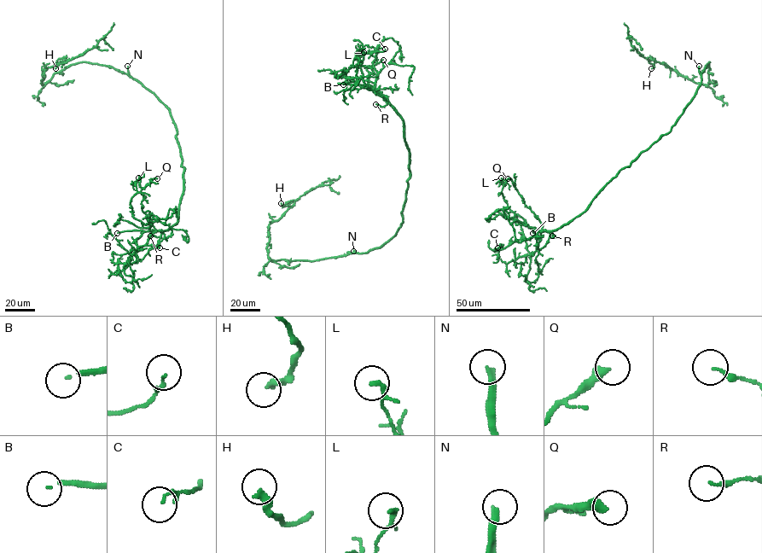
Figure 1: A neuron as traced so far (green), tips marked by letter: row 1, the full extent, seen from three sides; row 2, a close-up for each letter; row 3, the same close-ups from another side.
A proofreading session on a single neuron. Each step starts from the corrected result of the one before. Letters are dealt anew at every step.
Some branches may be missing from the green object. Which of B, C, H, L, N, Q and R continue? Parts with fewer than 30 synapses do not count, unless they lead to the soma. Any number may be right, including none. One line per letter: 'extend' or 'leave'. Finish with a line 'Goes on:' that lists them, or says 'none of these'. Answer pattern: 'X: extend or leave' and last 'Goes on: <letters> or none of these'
B: extend
C: leave
H: leave
L: leave
N: extend
Q: leave
R: leave
Goes on: B, N

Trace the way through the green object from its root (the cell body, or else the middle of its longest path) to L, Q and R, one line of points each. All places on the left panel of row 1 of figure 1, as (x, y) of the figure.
L: (172, 118), (184, 173), (178, 218), (170, 229), (150, 230), (133, 217), (130, 200), (138, 177)
Q: (172, 118), (184, 167), (183, 194), (177, 221), (165, 230), (157, 230), (142, 209), (141, 189), (157, 178)
R: (172, 118), (184, 167), (183, 194), (177, 222), (164, 230), (161, 237), (150, 235)

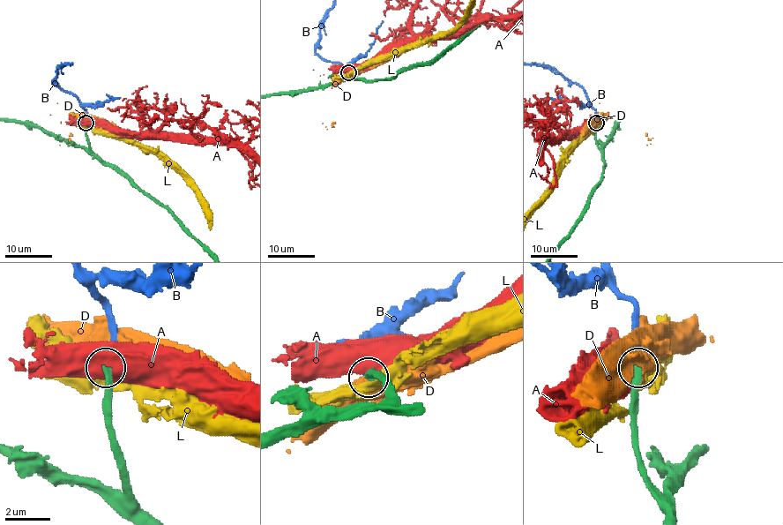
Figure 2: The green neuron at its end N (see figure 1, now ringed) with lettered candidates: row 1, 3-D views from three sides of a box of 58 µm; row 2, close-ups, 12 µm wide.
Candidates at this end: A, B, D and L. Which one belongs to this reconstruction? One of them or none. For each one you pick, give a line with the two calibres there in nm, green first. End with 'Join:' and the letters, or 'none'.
B: Thickness 280 nm (green) against 240 nm
Join: B

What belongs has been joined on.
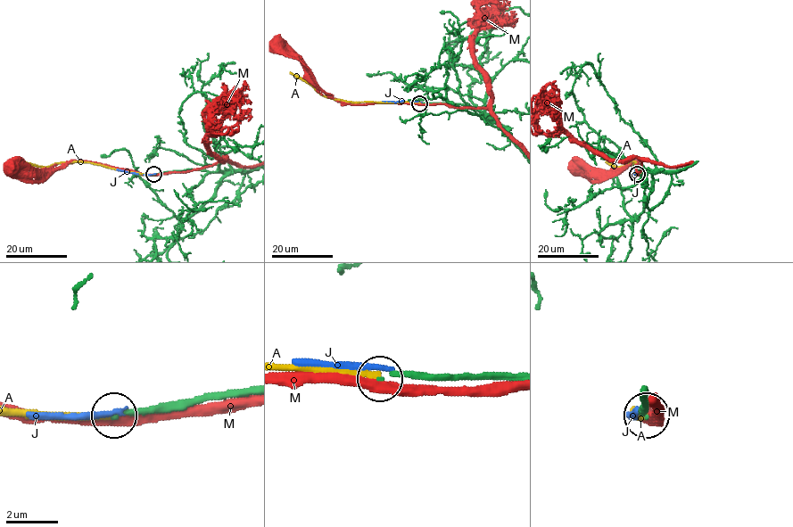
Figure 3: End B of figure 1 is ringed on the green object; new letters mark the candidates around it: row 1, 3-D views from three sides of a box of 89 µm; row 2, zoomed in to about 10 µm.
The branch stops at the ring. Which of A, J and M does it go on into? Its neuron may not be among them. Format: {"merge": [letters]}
{"merge": ["A"]}

